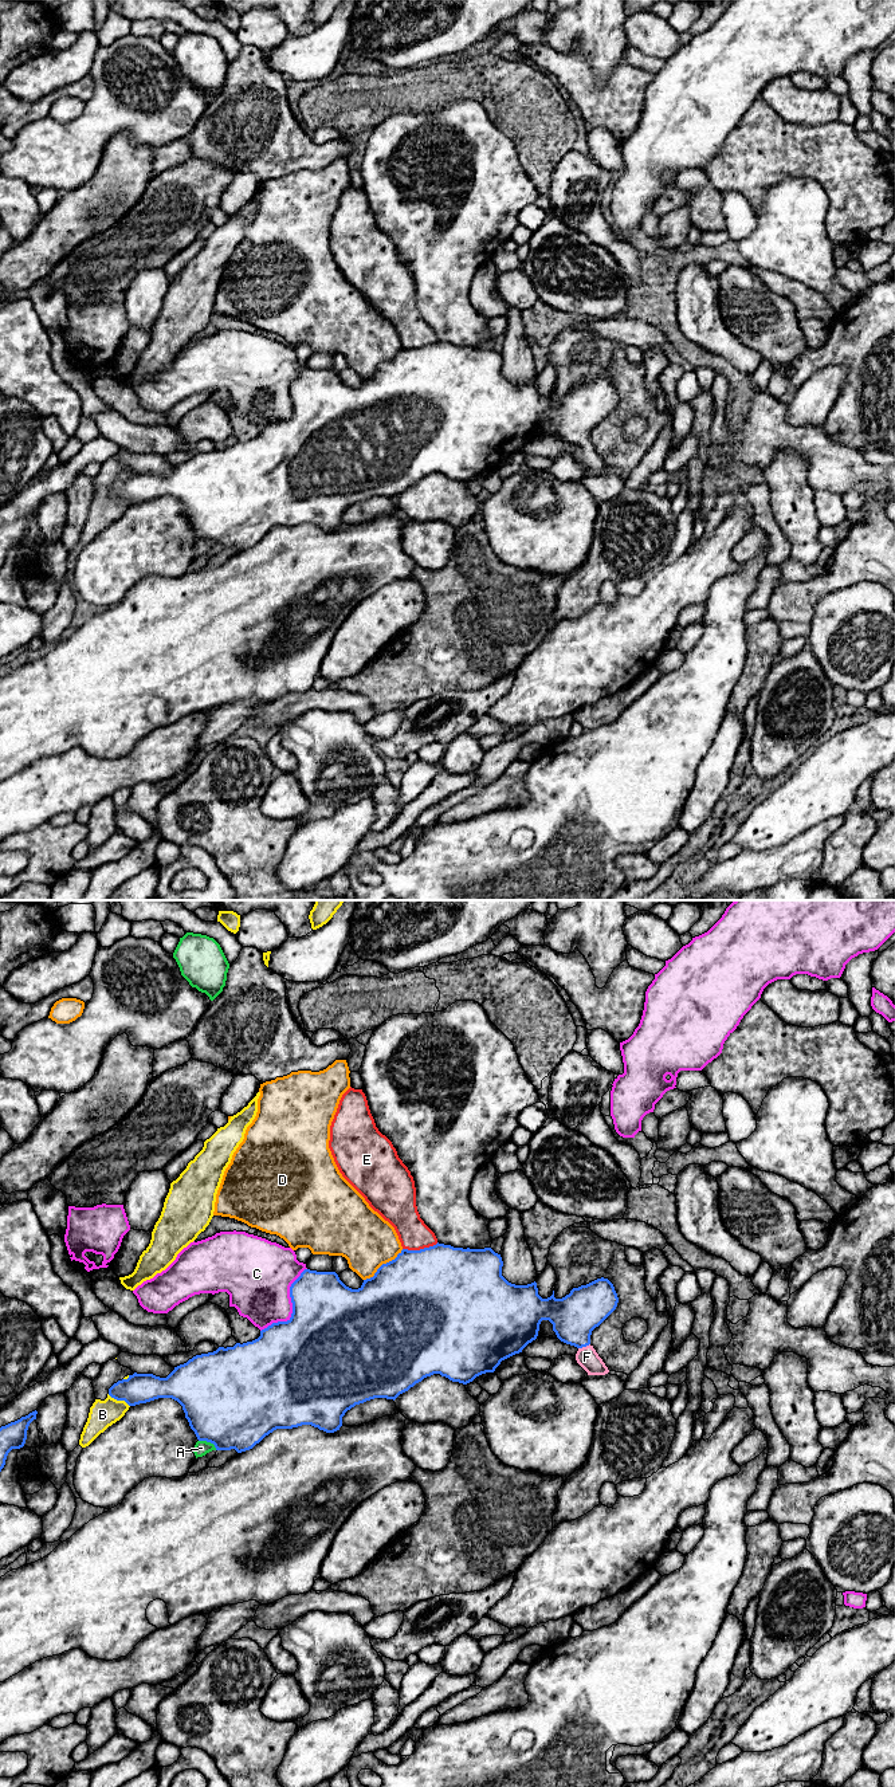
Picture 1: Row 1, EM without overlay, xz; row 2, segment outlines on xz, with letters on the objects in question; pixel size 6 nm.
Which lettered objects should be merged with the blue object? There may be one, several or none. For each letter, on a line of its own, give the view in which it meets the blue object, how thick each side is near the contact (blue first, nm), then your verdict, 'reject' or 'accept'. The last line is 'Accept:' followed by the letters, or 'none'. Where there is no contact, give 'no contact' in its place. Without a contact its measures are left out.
A: xz | 500/90 nm | reject
B: xz | 180/160 nm | reject
C: xz | 480/380 nm | reject
D: xz | 480/340 nm | reject
E: xz | 500/190 nm | reject
F: xz | 280/130 nm | accept
Accept: F

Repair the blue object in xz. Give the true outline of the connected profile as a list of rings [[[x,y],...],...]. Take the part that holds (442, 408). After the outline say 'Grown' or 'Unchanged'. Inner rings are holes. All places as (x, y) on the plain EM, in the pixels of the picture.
[[[436,342],[420,349],[403,347],[397,356],[382,362],[373,376],[358,388],[346,385],[335,370],[305,368],[290,385],[293,412],[287,420],[272,421],[252,440],[219,445],[196,453],[174,466],[166,475],[153,472],[129,474],[109,487],[109,494],[129,504],[158,496],[177,499],[199,539],[215,543],[216,549],[252,547],[276,527],[311,523],[326,531],[342,525],[342,515],[356,503],[374,496],[396,498],[416,482],[433,472],[467,483],[476,475],[494,471],[502,459],[522,451],[537,437],[539,423],[549,419],[557,436],[578,447],[577,462],[588,474],[605,474],[608,466],[590,443],[592,429],[617,405],[619,396],[608,377],[597,377],[573,386],[562,397],[553,393],[542,397],[537,381],[515,384],[502,374],[503,360],[491,346],[463,347]]]. Grown

